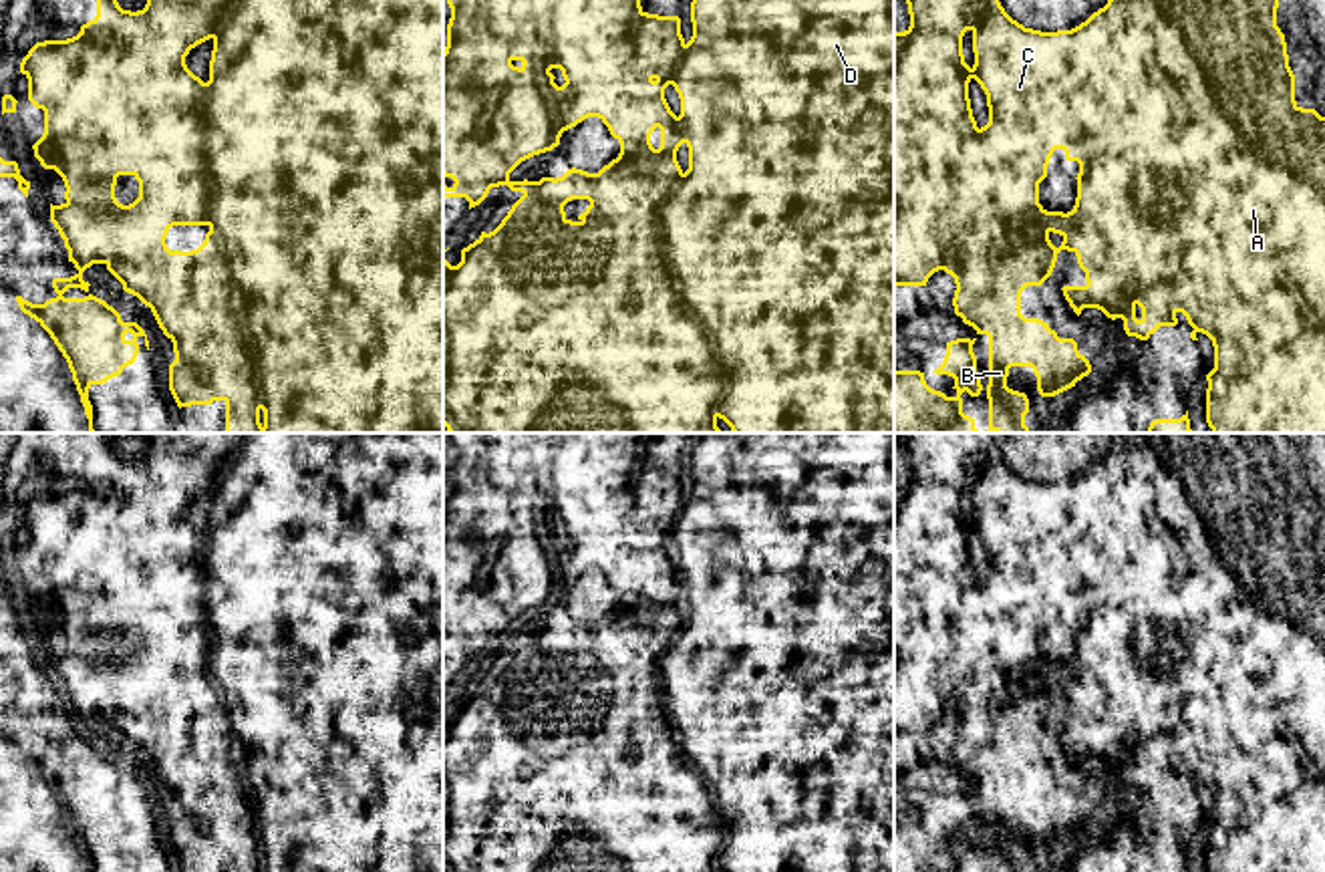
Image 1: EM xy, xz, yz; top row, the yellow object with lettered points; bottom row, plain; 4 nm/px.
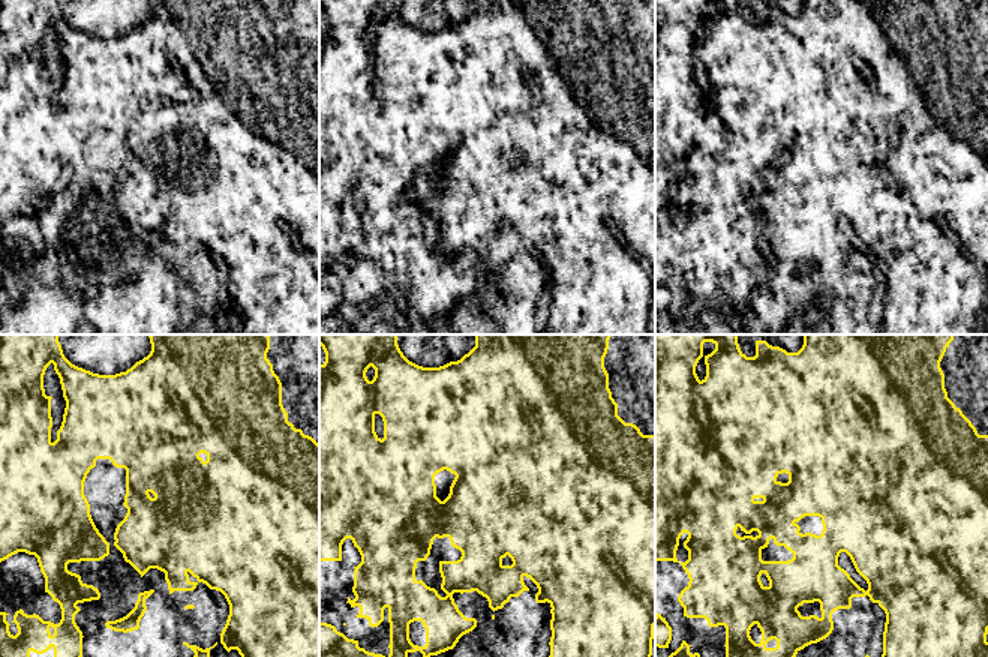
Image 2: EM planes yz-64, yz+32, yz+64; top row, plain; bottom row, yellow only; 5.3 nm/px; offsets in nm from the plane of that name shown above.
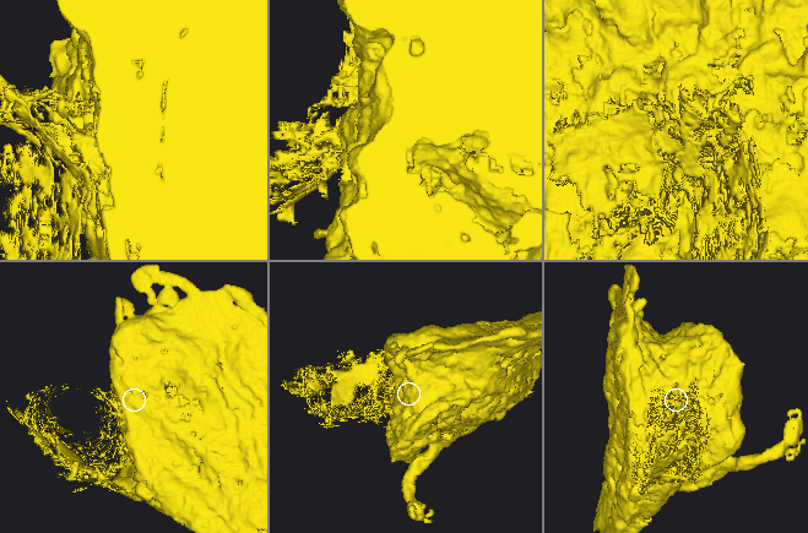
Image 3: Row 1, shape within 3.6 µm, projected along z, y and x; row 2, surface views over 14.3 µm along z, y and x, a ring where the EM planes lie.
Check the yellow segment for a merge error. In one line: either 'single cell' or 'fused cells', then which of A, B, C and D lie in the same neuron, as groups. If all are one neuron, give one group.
fused cells | A C D / B

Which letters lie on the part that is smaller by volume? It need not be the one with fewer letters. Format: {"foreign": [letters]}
{"foreign": ["B"]}

